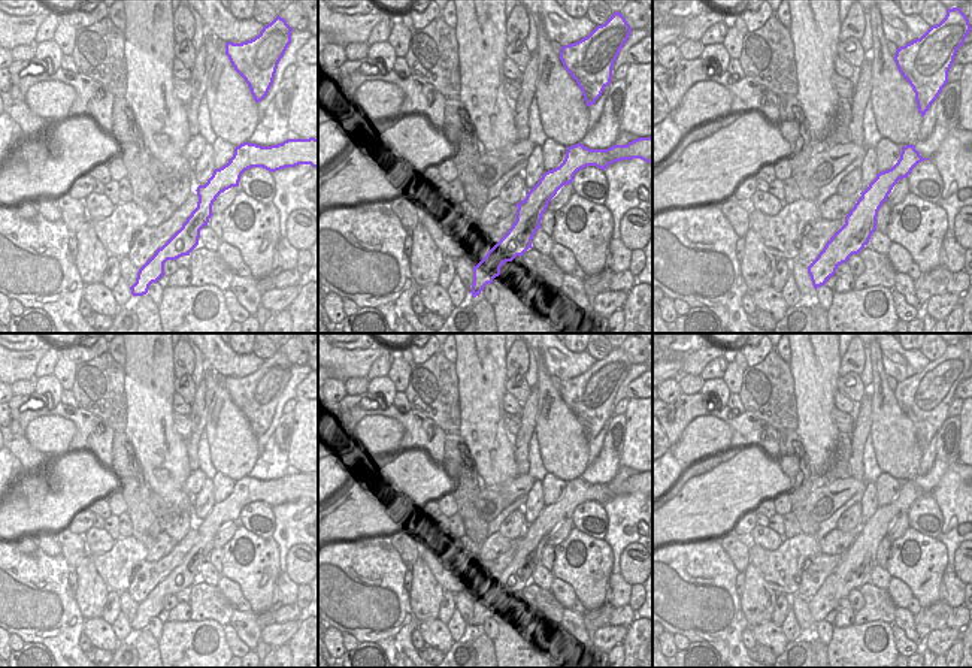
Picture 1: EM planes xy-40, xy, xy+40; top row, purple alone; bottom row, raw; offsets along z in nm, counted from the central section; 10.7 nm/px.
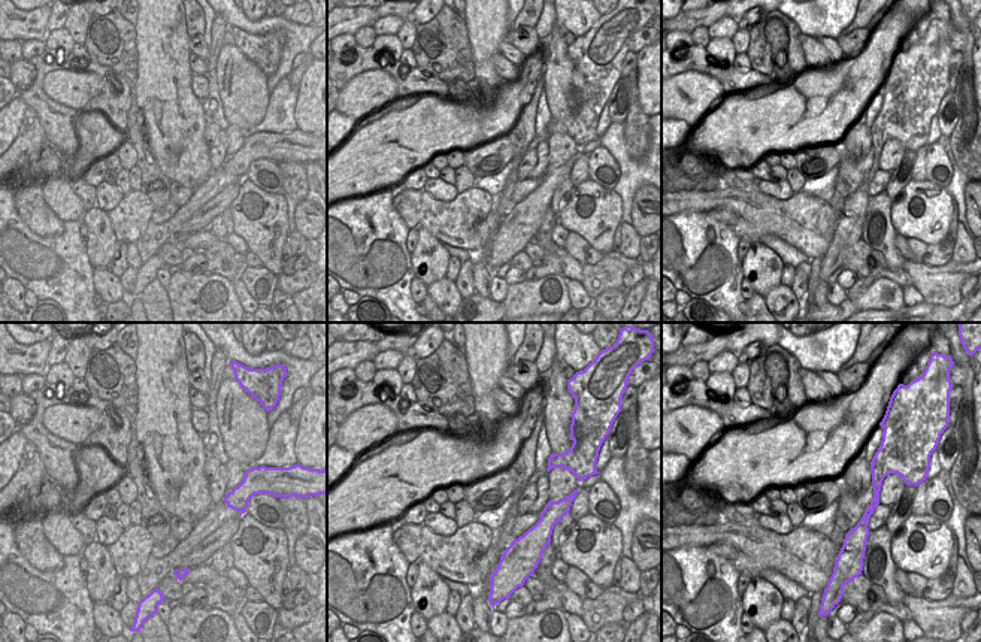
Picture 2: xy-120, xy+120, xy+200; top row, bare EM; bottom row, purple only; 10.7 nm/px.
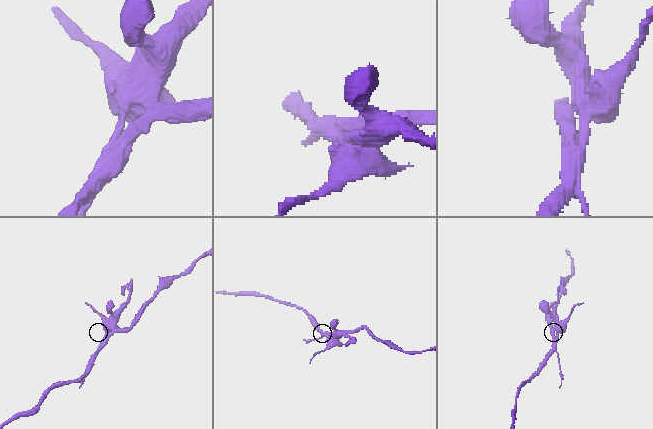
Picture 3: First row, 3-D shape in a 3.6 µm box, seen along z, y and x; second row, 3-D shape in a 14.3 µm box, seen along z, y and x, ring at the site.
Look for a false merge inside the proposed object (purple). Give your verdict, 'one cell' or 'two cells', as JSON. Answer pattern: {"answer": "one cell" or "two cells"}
{"answer": "two cells"}

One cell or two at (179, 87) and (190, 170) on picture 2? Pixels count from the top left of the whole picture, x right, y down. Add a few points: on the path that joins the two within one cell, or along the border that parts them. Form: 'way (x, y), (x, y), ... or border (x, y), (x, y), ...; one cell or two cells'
way (179, 108), (179, 144), (184, 150); one cell

